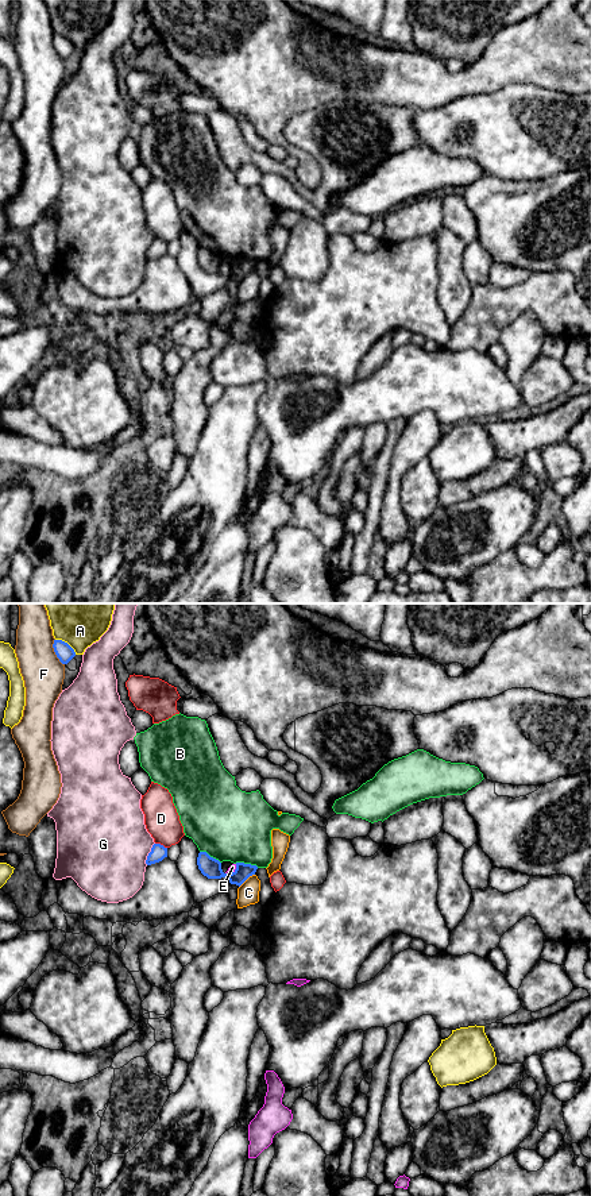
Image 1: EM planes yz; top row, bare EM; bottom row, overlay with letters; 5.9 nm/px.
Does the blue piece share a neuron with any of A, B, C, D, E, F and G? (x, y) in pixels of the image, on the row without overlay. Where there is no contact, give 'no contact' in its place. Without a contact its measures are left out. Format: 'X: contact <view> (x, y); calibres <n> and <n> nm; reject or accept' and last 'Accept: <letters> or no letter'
A: contact yz (66, 38); calibres 100 and 260 nm; reject
B: contact yz (247, 259); calibres 120 and 440 nm; reject
C: contact yz (246, 274); calibres 120 and 130 nm; reject
D: contact yz (159, 239); calibres 100 and 200 nm; reject
E: contact yz (232, 267); calibres 120 and 40 nm; reject
F: contact yz (54, 46); calibres 100 and 240 nm; reject
G: contact yz (149, 249); calibres 100 and 480 nm; reject
Accept: no letter

